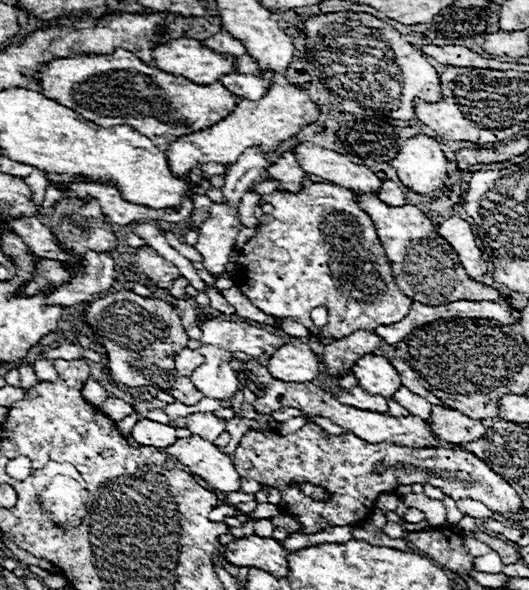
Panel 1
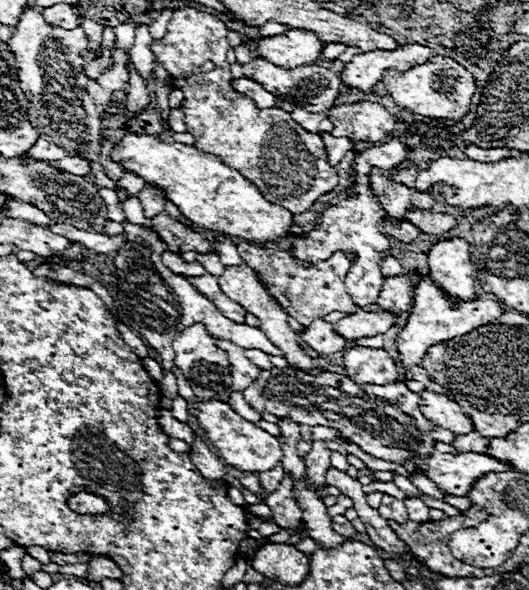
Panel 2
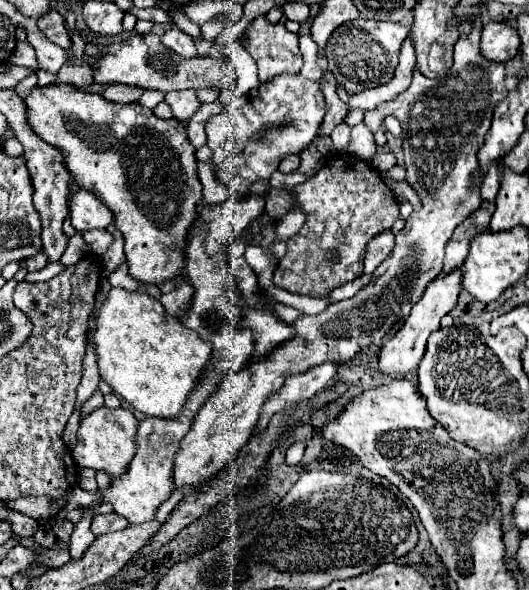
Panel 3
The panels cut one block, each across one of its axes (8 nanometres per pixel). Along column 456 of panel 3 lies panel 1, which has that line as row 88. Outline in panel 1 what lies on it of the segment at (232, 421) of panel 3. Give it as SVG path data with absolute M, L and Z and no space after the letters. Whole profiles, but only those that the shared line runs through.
M118 48L114 54L104 56L74 56L74 58L58 58L52 62L46 62L40 66L38 74L34 76L42 84L42 94L46 98L52 98L54 102L72 108L74 112L82 114L86 120L98 124L98 126L114 126L114 124L130 124L140 134L146 134L154 142L154 146L166 148L168 144L176 142L180 136L204 130L222 118L230 114L234 104L238 104L238 96L230 94L220 82L214 84L194 84L186 78L178 78L166 72L160 72L158 68L146 66L140 58L136 58L132 52L126 52Z

